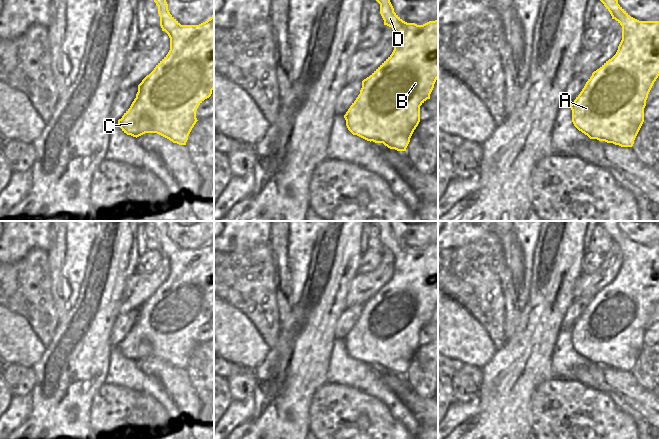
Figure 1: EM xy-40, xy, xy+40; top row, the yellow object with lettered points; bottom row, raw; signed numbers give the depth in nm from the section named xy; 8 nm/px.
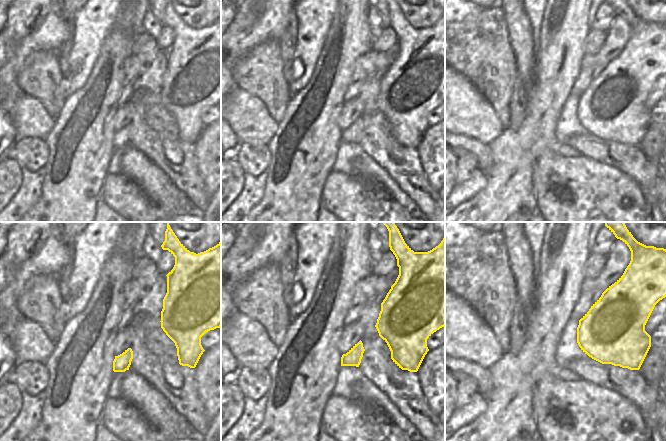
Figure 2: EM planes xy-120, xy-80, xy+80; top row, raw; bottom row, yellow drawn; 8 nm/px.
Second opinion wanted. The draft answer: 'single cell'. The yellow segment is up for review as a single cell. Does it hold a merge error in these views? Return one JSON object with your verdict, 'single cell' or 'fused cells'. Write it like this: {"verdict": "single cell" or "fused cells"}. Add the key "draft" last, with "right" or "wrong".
{"verdict": "single cell", "draft": "right"}

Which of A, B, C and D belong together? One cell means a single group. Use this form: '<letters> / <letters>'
A B C D

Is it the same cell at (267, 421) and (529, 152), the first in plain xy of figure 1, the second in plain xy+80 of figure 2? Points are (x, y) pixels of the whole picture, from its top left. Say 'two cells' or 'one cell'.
one cell

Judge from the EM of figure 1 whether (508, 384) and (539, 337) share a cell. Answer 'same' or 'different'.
same

